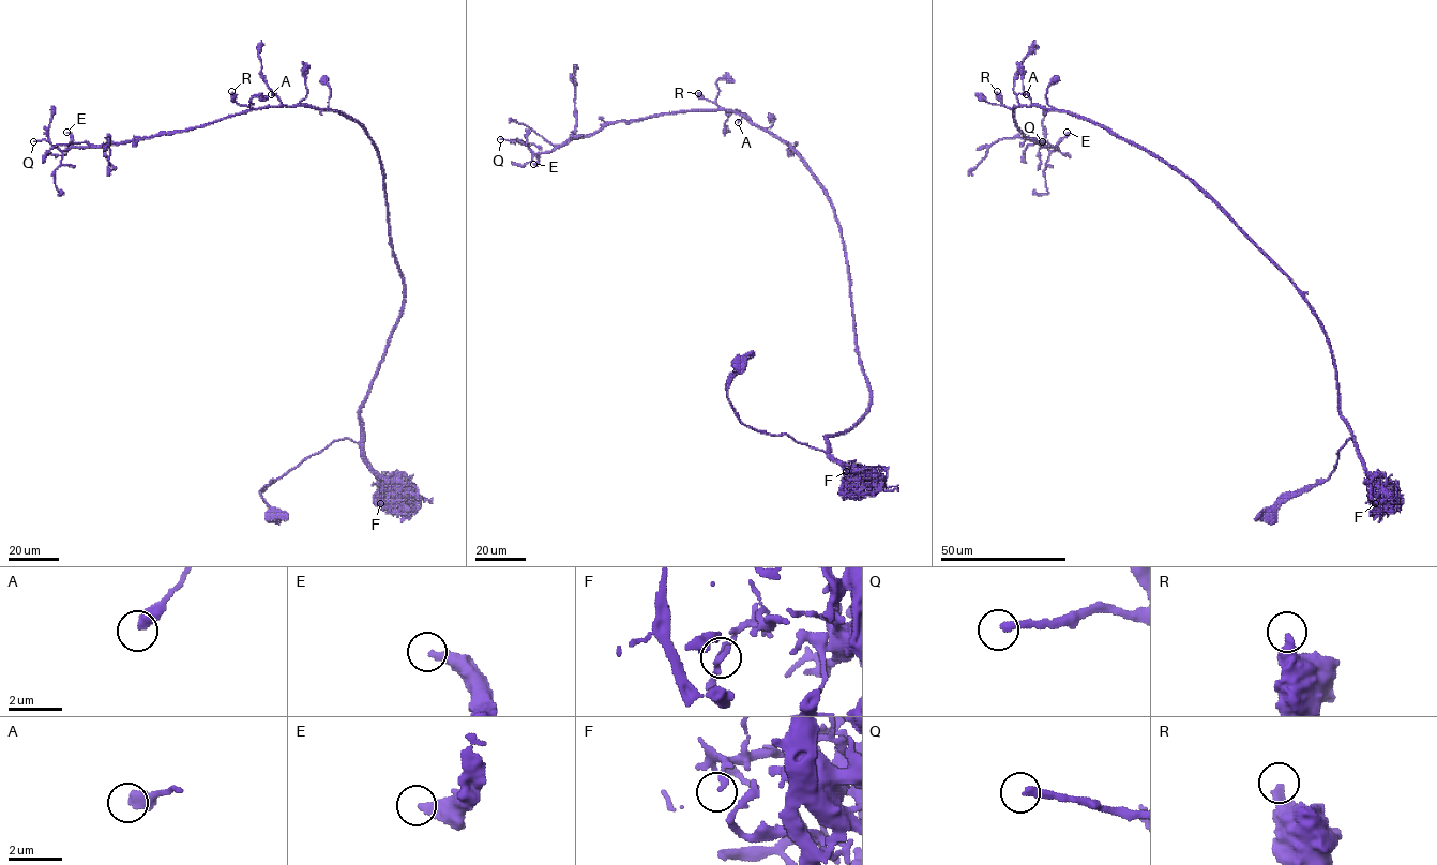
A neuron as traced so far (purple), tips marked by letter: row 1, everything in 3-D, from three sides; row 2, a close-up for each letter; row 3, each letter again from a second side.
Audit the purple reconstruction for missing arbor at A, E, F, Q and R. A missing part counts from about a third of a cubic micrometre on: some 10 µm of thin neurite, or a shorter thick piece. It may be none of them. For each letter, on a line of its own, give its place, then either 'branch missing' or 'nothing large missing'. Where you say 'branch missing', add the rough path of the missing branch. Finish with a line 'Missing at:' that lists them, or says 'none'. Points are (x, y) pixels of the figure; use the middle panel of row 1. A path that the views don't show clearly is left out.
A: at (738, 122); nothing large missing
E: at (533, 164); nothing large missing
F: at (846, 471); nothing large missing
Q: at (500, 139); branch missing
R: at (698, 93); nothing large missing
Missing at: Q

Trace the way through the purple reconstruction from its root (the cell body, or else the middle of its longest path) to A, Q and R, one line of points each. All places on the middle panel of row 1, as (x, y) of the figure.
A: (738, 364), (727, 397), (758, 430), (826, 451), (868, 410), (833, 206), (787, 145), (745, 115), (738, 122)
Q: (738, 364), (758, 430), (826, 451), (868, 410), (838, 222), (795, 152), (722, 110), (500, 139)
R: (738, 364), (727, 397), (758, 430), (826, 451), (868, 410), (825, 191), (787, 145), (698, 93)

